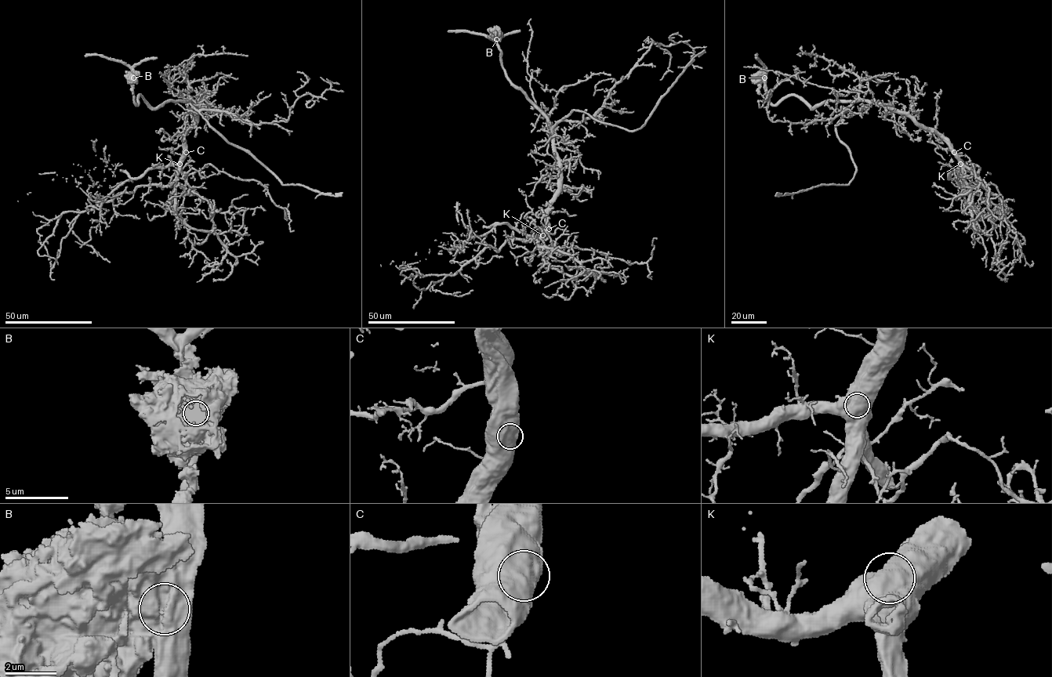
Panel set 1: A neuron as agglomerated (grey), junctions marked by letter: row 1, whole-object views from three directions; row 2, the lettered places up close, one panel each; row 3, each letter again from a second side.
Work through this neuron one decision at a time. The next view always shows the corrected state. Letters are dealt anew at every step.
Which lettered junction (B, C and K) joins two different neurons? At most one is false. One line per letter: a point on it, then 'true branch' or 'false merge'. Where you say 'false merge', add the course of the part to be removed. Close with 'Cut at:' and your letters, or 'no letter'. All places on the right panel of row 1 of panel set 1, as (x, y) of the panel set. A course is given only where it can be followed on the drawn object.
B: at (764, 77); false merge; foreign part runs (764, 77), (759, 85), (760, 94)
C: at (954, 152); true branch
K: at (960, 164); true branch
Cut at: B

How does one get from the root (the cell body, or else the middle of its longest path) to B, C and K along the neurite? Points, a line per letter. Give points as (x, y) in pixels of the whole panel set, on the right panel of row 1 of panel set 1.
B: (755, 77), (760, 74), (764, 77)
C: (755, 77), (763, 81), (774, 104), (791, 95), (813, 107), (828, 101), (883, 103), (934, 129), (954, 152)
K: (755, 77), (763, 81), (774, 104), (791, 95), (813, 107), (828, 101), (883, 103), (934, 129), (960, 164)

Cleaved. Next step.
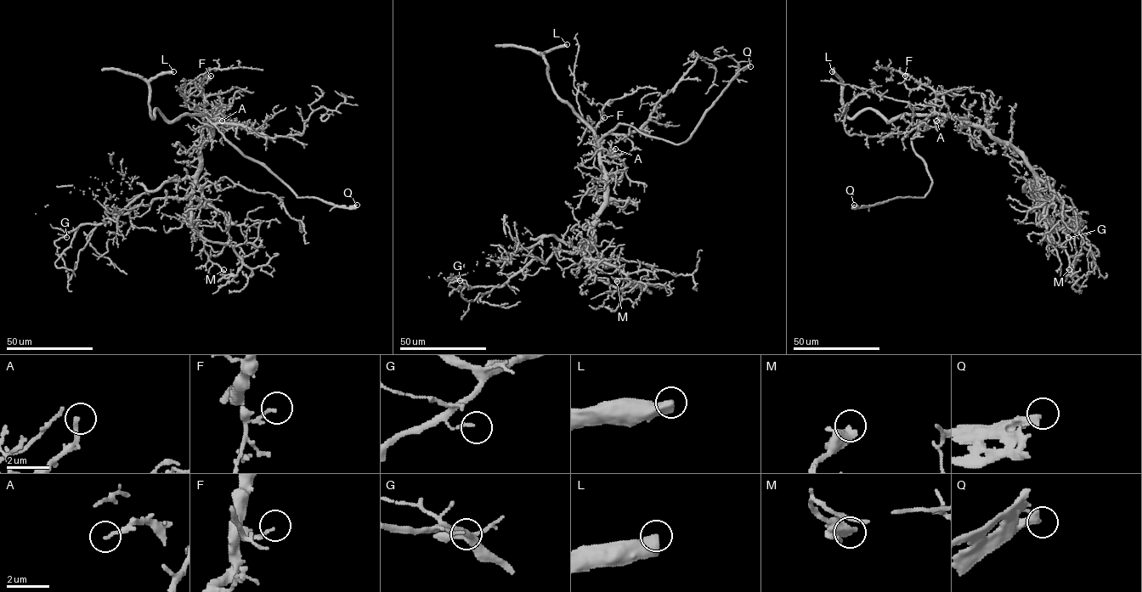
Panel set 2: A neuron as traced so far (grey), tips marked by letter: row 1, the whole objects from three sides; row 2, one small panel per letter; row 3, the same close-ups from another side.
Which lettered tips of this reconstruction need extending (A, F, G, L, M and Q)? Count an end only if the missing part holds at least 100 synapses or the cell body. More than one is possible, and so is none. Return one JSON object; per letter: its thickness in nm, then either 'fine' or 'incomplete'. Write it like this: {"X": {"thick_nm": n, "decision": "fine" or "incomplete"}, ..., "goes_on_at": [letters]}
{"A": {"thick_nm": 200, "decision": "fine"}, "F": {"thick_nm": 130, "decision": "fine"}, "G": {"thick_nm": 130, "decision": "fine"}, "L": {"thick_nm": 550, "decision": "incomplete"}, "M": {"thick_nm": 440, "decision": "fine"}, "Q": {"thick_nm": 280, "decision": "incomplete"}, "goes_on_at": ["L", "Q"]}

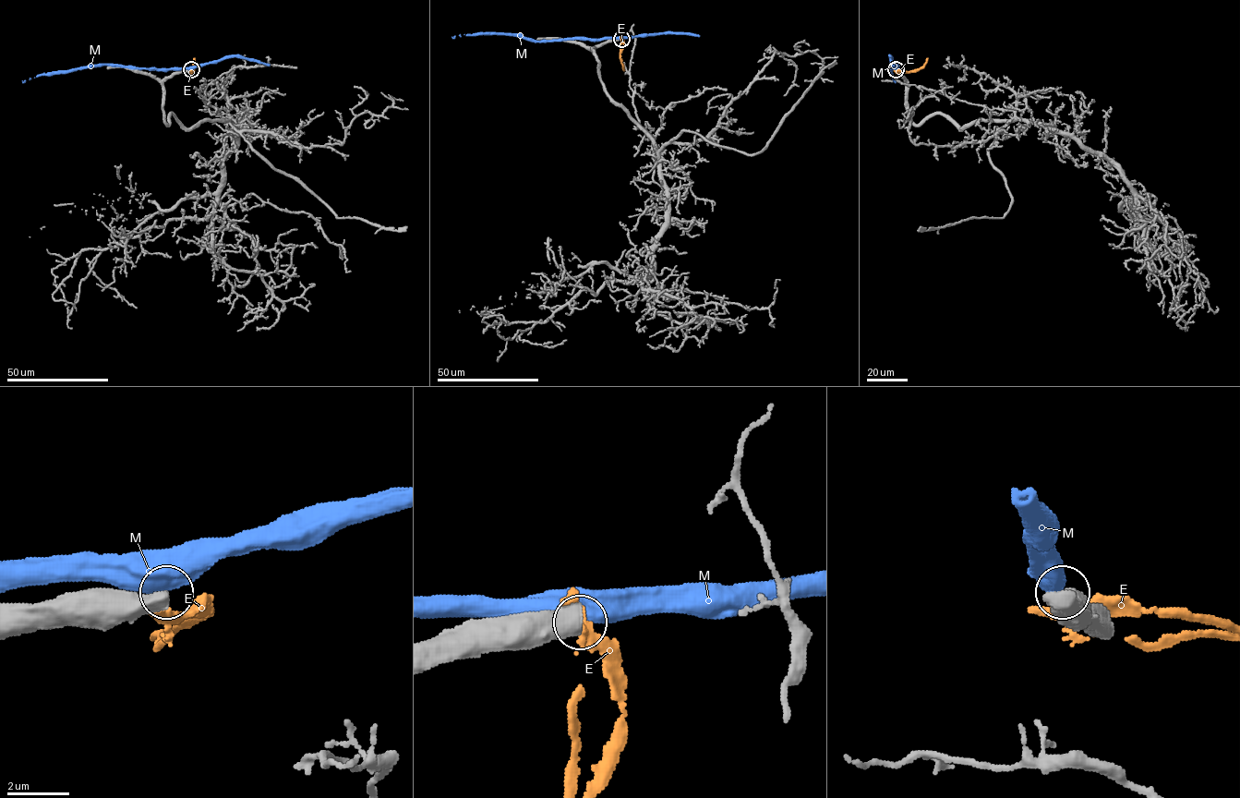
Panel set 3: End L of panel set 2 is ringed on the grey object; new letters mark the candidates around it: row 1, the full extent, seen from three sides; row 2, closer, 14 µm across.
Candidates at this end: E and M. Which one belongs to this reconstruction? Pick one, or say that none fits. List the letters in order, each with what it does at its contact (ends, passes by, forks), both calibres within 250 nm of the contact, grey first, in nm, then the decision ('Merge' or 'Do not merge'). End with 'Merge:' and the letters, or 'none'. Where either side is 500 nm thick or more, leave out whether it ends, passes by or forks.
E: Thickness 700 nm (grey) against 400 nm. Do not merge
M: Thickness 700 nm (grey) against 750 nm. Do not merge
Merge: none

